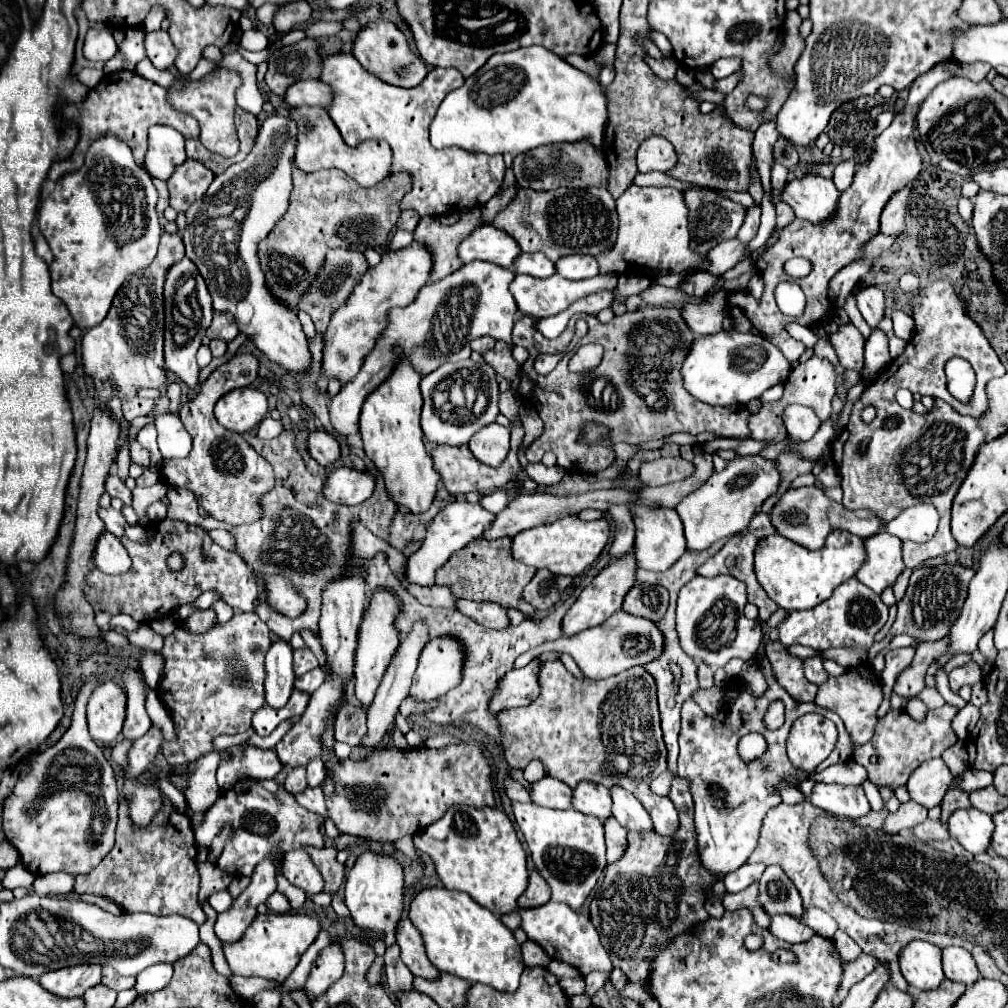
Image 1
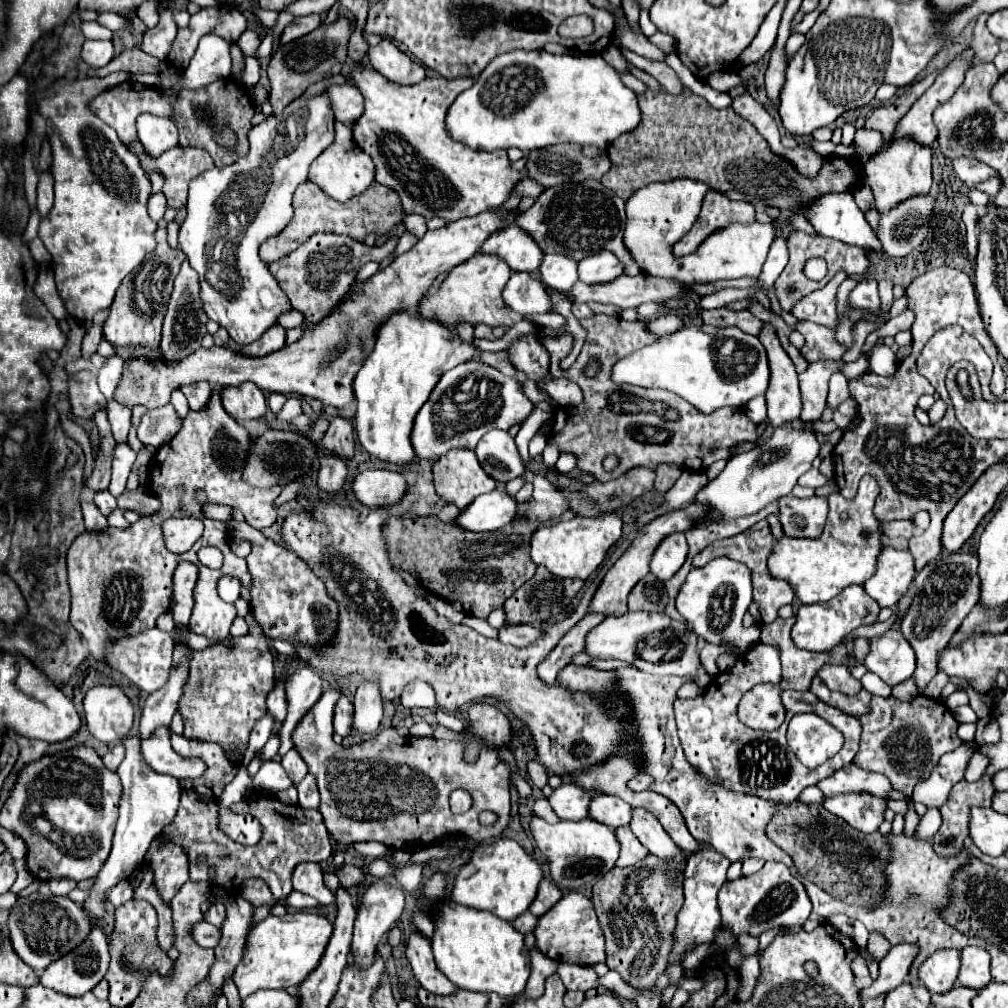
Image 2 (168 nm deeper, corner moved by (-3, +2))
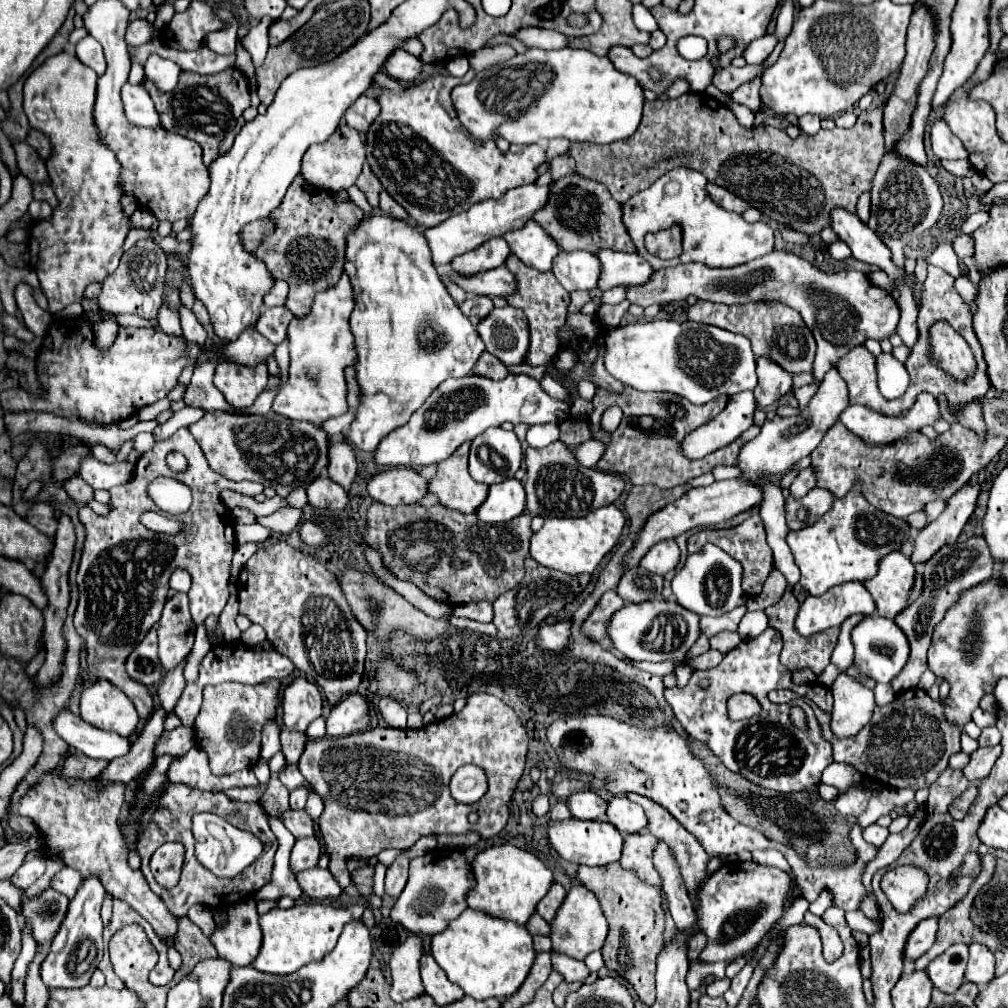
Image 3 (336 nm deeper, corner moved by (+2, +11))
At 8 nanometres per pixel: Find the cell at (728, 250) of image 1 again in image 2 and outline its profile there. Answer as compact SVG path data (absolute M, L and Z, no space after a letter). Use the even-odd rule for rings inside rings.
M674 179L668 183L652 183L636 191L626 201L626 229L624 245L630 249L632 257L640 269L654 277L668 277L680 281L712 283L718 279L738 279L738 277L758 277L766 261L768 249L776 239L772 225L754 223L732 223L711 234L694 253L686 257L674 257L672 245L688 233L694 225L704 195L710 187L694 179Z

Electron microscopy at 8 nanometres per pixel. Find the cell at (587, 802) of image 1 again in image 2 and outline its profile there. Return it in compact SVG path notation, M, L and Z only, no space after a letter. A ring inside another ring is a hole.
M598 795L590 803L590 817L616 831L616 827L630 825L632 807L614 795Z

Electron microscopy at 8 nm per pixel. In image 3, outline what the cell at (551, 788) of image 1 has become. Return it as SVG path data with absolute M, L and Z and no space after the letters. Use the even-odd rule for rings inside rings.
M587 790L587 792L575 792L567 796L567 808L571 812L573 818L579 820L595 820L605 816L605 800L601 796L597 796L595 792Z

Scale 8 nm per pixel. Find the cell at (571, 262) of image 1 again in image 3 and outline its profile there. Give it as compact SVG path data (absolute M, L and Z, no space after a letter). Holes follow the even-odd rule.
M597 250L595 252L601 274L599 274L599 290L611 290L615 286L629 286L647 282L653 268L647 260L639 258L639 254L627 254L627 252L615 252L615 250Z

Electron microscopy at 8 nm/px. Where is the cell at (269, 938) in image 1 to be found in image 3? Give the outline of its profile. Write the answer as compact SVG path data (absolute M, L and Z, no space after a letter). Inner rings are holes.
M305 903L295 904L287 910L273 908L267 914L261 914L259 926L263 932L263 944L257 958L251 962L251 966L257 968L259 972L285 976L307 966L309 962L319 962L335 948L335 942L343 926L353 918L361 918L365 908L367 908L365 904L351 906L351 908L336 908L322 903Z

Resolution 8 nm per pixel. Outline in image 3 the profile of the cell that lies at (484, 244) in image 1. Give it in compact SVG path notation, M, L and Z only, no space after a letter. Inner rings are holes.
M529 220L523 228L507 232L503 238L511 248L511 254L537 270L549 270L555 254L559 252L559 246L533 220Z

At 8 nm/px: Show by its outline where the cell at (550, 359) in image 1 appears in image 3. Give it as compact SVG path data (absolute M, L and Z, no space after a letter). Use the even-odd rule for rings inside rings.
M513 254L507 258L505 266L511 268L511 272L517 278L517 292L507 302L513 308L521 308L529 320L531 348L529 348L525 364L529 364L529 366L551 364L555 360L555 354L559 352L559 330L566 323L570 303L569 293L558 282L554 274L539 272L539 270L528 267L519 258L515 258Z

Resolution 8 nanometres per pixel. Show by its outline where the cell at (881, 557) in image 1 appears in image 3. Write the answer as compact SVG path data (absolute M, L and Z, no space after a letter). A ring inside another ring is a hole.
M893 550L879 560L879 572L863 582L877 604L879 616L893 620L895 614L907 606L913 576L915 564L899 550Z

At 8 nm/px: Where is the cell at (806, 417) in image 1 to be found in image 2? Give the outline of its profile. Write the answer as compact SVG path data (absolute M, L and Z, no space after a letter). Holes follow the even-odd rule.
M764 325L764 333L760 335L764 349L768 351L768 367L770 367L770 383L766 391L768 417L772 417L772 427L778 427L786 421L800 417L800 389L798 375L788 353L782 349L780 341L774 335L772 325Z

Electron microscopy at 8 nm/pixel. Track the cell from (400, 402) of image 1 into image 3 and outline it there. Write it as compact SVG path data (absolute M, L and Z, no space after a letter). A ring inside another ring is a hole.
M369 216L365 218L351 236L347 236L347 260L345 272L351 278L355 292L355 310L351 312L351 332L355 336L357 350L357 386L359 386L359 408L355 412L355 420L351 422L351 430L347 434L347 442L359 450L373 452L385 434L391 432L391 426L401 426L409 420L409 416L429 398L431 390L439 386L439 382L449 376L459 378L473 370L479 354L483 354L485 346L477 334L477 328L469 322L469 318L453 304L447 288L439 280L435 266L431 264L431 252L423 234L391 216ZM431 328L437 332L433 342L421 342L421 334Z

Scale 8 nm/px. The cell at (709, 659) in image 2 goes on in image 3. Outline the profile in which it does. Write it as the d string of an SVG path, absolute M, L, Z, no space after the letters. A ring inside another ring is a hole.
M723 631L710 639L710 647L722 653L728 653L742 641L737 632Z

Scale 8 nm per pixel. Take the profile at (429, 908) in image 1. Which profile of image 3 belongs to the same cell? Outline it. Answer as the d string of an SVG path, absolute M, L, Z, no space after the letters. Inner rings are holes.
M465 908L459 918L449 922L447 930L431 938L431 954L445 970L447 978L477 1000L491 996L507 998L513 994L523 984L535 960L533 940L525 926L487 916L485 912L473 908Z

